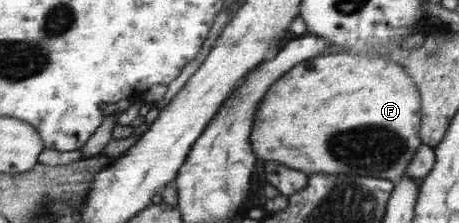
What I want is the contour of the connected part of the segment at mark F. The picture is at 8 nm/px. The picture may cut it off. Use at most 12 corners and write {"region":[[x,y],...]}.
{"region":[[393,57],[300,63],[258,104],[254,155],[404,176],[421,97]]}

